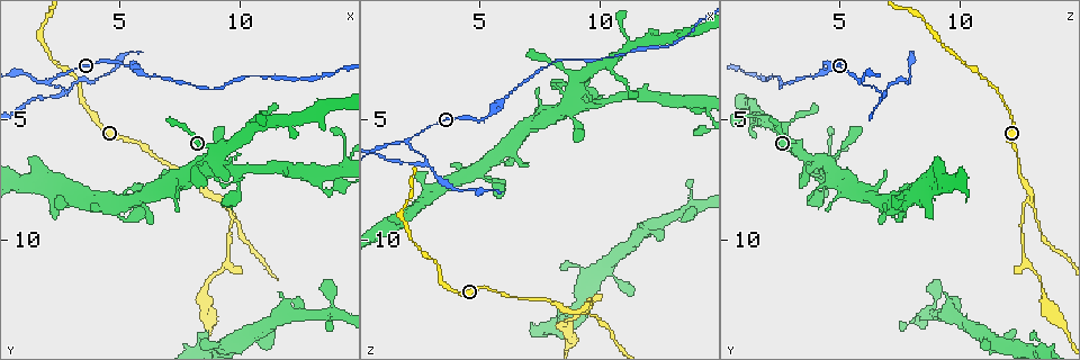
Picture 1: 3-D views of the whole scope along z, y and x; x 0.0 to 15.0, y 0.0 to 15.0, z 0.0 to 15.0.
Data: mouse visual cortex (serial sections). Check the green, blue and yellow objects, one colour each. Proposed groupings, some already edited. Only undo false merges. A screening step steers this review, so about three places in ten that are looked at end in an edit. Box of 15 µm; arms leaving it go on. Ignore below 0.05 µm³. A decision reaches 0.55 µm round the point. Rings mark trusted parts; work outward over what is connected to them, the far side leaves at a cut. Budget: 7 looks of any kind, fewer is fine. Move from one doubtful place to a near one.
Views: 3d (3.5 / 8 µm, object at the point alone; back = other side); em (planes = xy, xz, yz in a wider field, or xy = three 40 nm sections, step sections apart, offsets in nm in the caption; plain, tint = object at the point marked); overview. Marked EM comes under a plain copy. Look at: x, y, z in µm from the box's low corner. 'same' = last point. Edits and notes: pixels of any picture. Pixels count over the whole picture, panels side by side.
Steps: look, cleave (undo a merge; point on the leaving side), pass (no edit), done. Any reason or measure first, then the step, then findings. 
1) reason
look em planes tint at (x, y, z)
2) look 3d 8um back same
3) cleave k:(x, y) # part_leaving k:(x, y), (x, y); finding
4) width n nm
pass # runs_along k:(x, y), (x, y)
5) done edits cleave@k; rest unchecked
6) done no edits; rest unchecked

arms part here
look 3d 3.5um at (2.7, 4.0, 6.8)

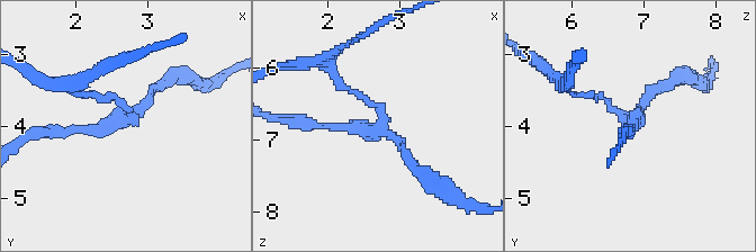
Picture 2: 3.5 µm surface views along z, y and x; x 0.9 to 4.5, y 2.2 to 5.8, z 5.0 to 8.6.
arms 3; arm_widths 100, 100, 150 nm
look em xy step 1 tint at (2.75, 3.90, 6.80)

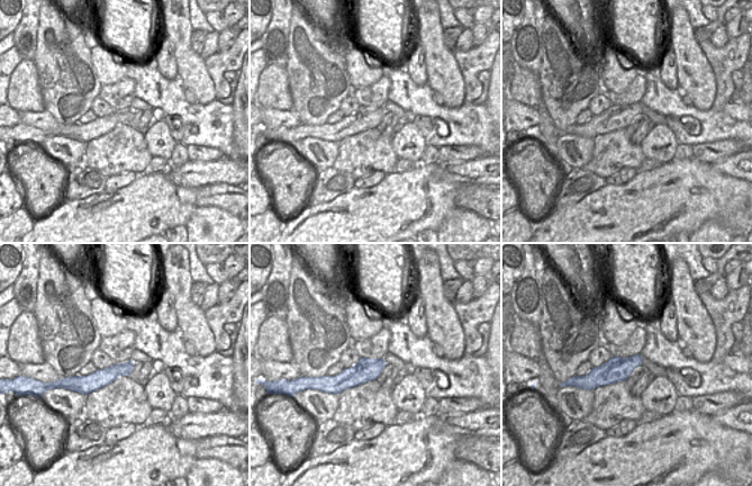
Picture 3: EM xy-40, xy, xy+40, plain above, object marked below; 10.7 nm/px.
cleave 2:(657, 89) # part_leaving 2:(631, 116), (677, 78), (700, 84); a second cell is stuck on

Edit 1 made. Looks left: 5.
see it whole again
look overview

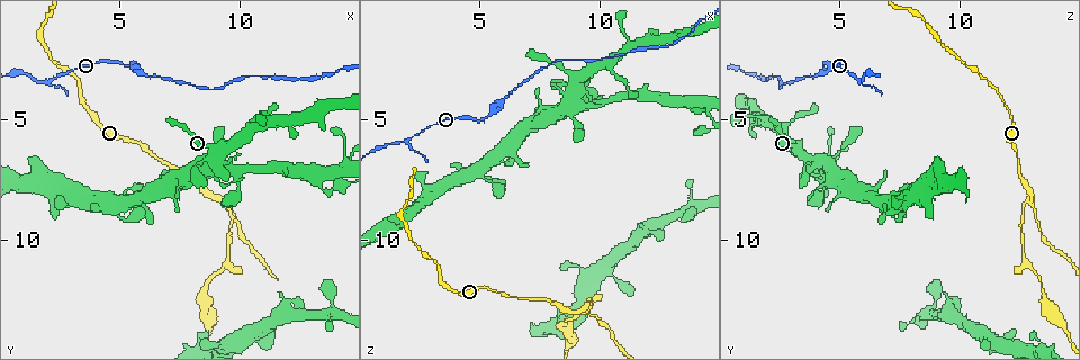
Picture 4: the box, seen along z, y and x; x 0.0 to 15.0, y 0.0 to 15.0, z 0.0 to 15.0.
narrows sharply
look 3d 8um at (8.4, 6.7, 3.8)

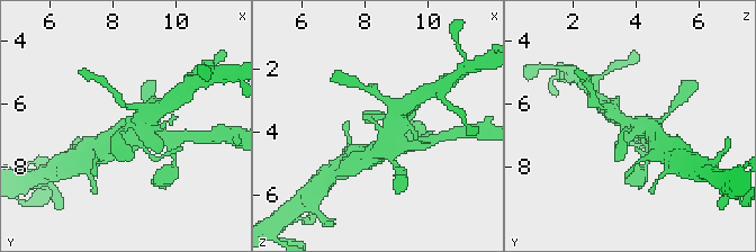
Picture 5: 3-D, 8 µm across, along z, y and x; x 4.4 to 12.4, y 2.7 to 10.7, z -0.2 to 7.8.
zoom in
look 3d 3.5um at (8.5, 6.7, 3.9)

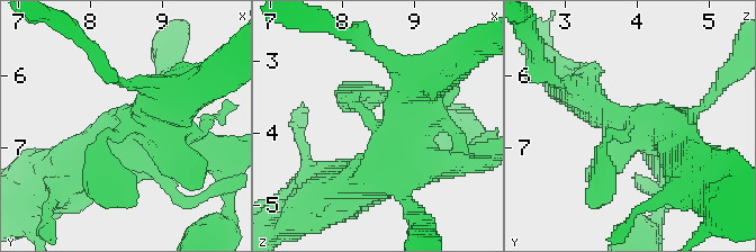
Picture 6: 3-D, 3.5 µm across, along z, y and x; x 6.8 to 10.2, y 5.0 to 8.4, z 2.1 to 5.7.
look em planes tint at (8.50, 6.75, 3.85)

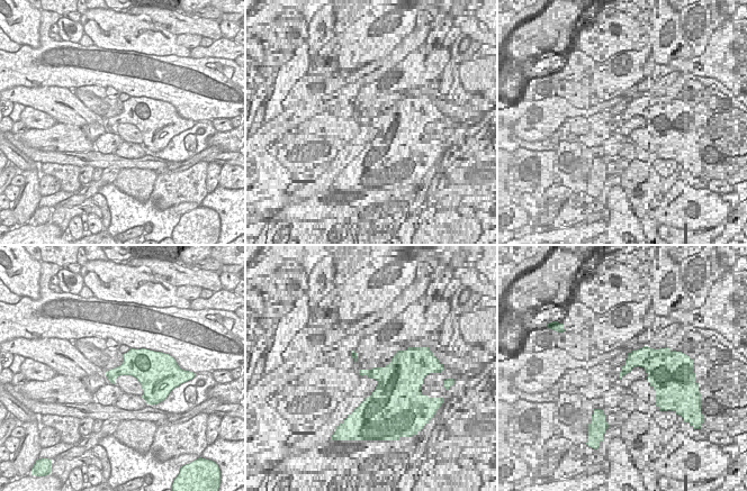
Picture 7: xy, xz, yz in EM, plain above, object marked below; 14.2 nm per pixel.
width 340 nm
pass # runs_along 6:(414, 91), (396, 160), (344, 189); one cell here

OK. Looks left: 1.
done edits cleave@2; rest unchecked

